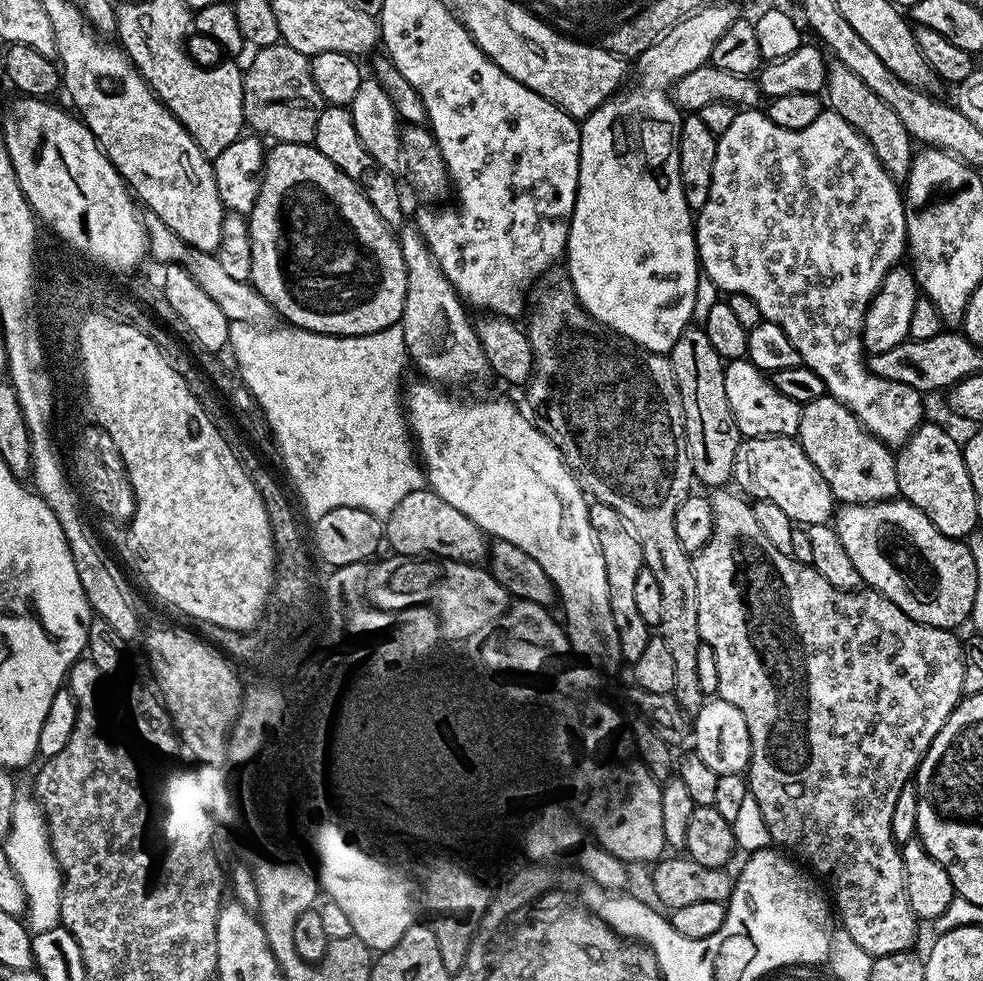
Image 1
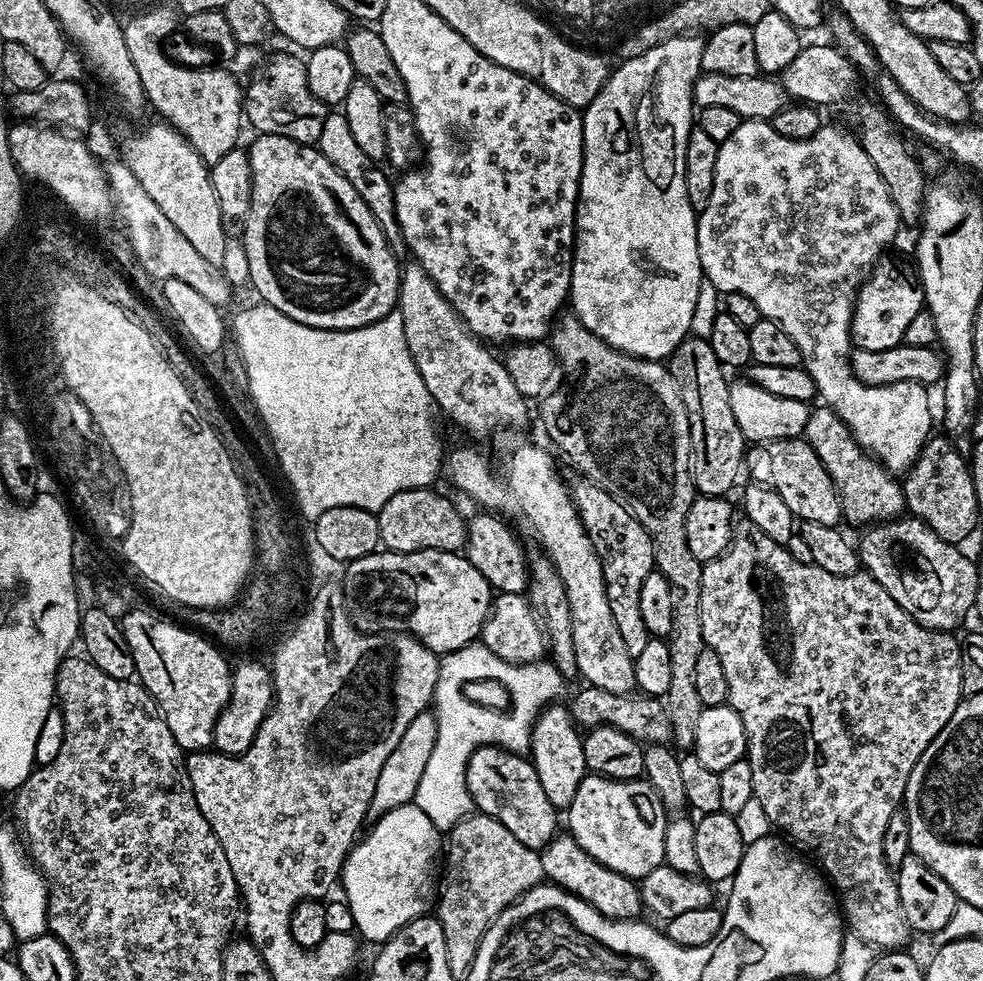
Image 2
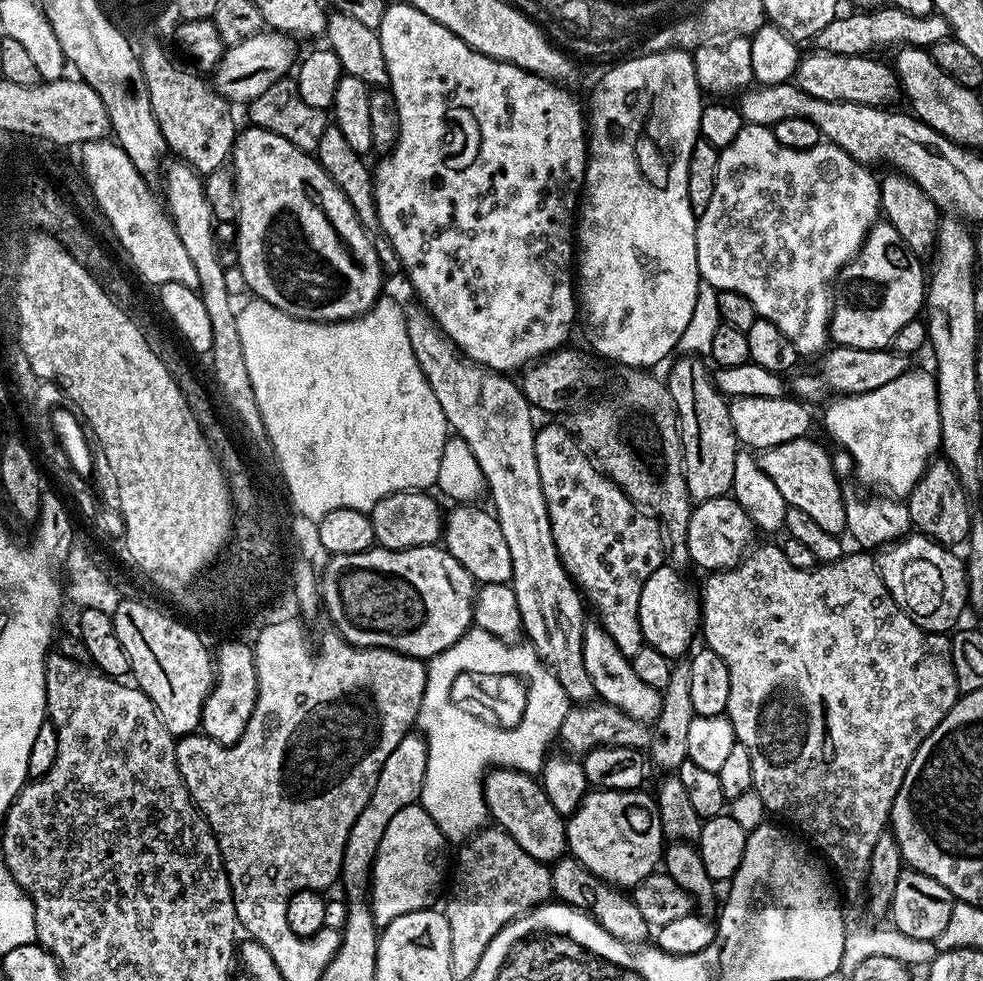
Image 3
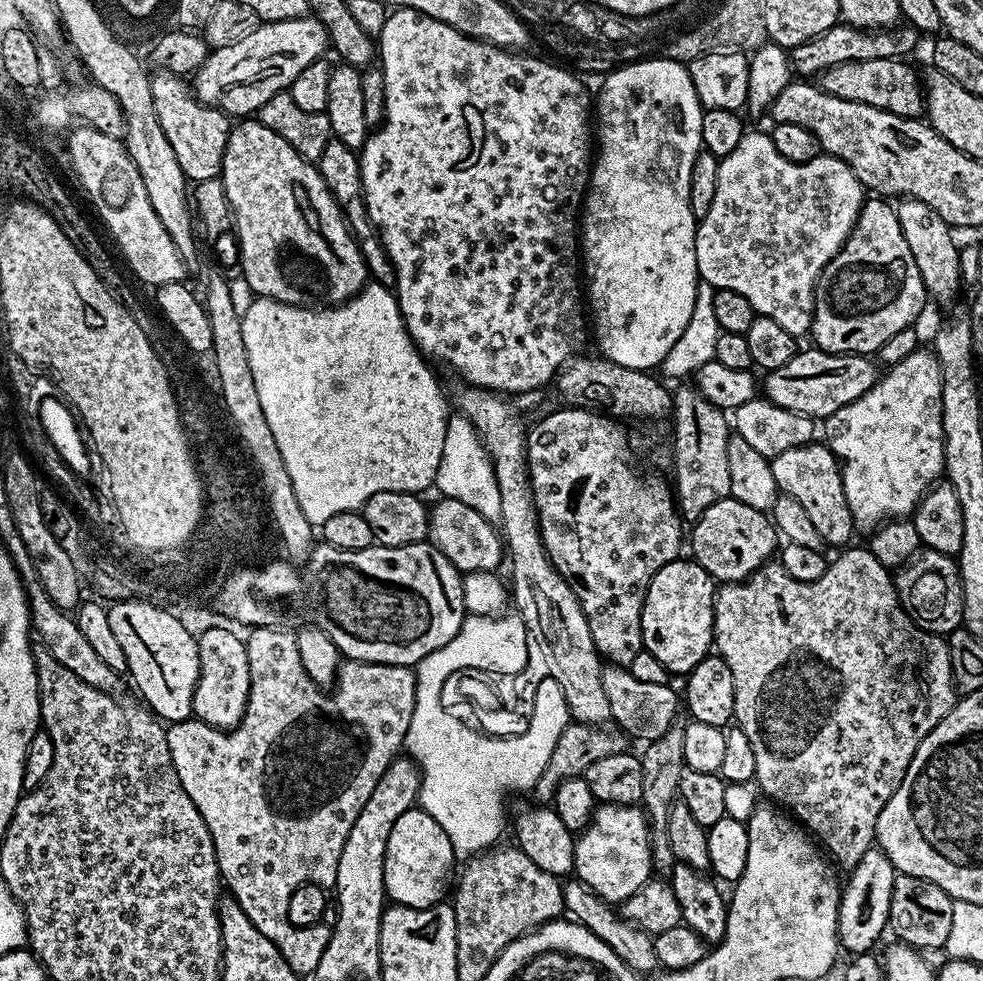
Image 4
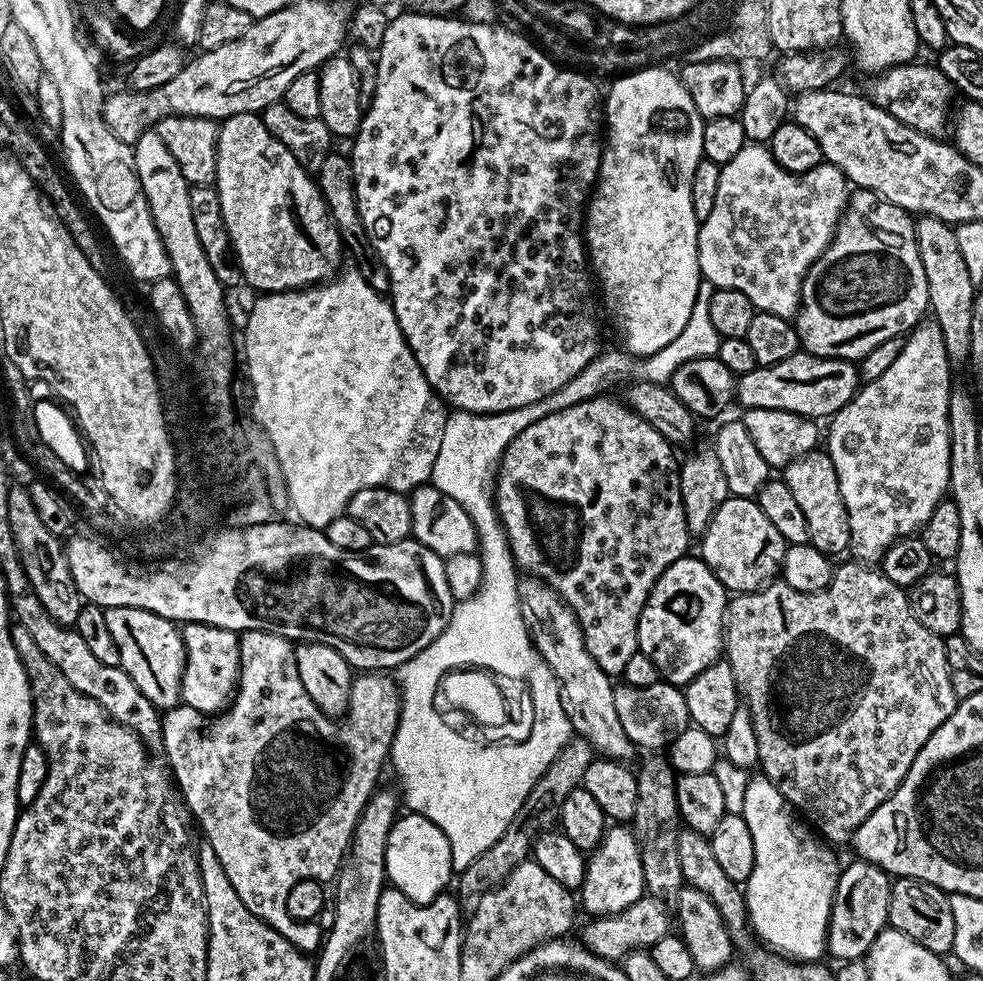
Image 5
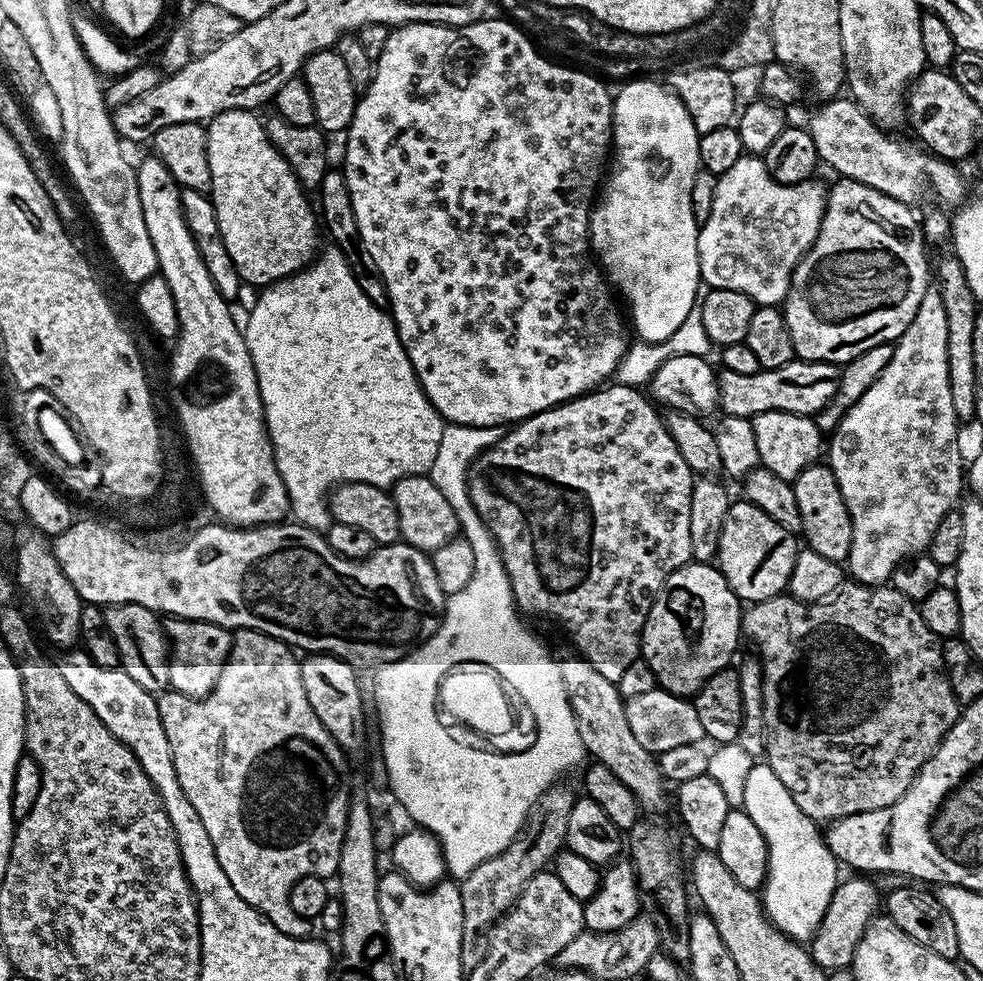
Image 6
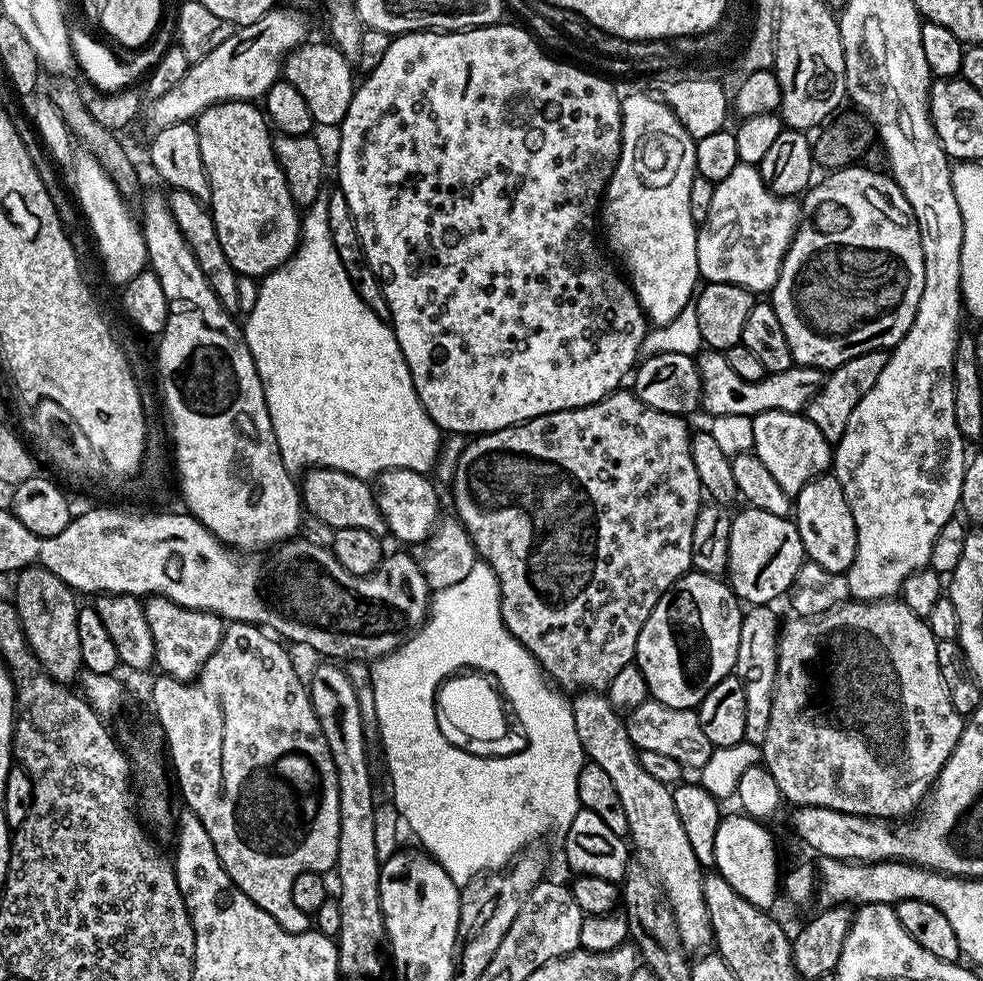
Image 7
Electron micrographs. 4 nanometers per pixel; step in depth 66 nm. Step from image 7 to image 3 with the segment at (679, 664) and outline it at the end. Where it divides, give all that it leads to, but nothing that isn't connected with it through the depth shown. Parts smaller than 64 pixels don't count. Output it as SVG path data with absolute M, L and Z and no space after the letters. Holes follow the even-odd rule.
M665 566L654 570L642 586L642 598L638 602L638 618L647 647L658 650L658 654L669 658L680 658L693 647L692 639L697 639L702 624L702 600L696 592L679 576L677 569Z

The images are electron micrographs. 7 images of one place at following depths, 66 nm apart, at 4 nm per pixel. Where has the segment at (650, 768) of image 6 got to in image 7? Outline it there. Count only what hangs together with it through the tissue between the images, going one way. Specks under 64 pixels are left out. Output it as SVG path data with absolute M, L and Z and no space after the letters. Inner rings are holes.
M584 690L571 701L571 706L578 742L582 742L585 757L591 763L602 766L602 770L606 770L606 775L613 780L614 790L618 790L618 798L622 801L622 810L626 810L631 843L635 851L637 848L642 855L648 856L644 857L646 863L652 875L660 881L660 889L674 910L674 918L678 918L678 934L684 947L689 953L699 953L704 950L699 948L713 943L710 914L702 894L705 873L698 858L694 858L694 850L686 839L686 830L682 830L682 822L678 819L678 810L674 810L672 788L646 772L640 761L640 752L630 742L625 717L610 706L607 695Z

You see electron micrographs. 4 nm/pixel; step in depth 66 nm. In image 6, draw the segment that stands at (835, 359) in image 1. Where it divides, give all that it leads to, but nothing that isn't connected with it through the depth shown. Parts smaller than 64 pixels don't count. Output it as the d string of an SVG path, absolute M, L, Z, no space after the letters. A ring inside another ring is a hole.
M745 154L719 176L714 190L714 206L710 206L710 218L699 225L698 258L700 279L708 288L729 288L742 290L760 306L783 305L790 290L790 278L801 256L818 236L828 201L828 188L820 185L816 178L809 178L797 184L783 184L770 174L763 159L756 154ZM929 286L924 295L924 301L918 306L918 314L914 314L914 322L906 326L906 330L895 341L892 357L886 365L886 370L882 370L880 377L854 402L854 406L849 410L836 431L831 433L832 445L826 448L826 463L831 468L834 478L838 478L838 486L842 490L842 498L848 507L848 513L852 519L852 541L850 542L850 554L846 561L846 572L857 584L870 584L873 586L884 586L891 581L896 565L914 556L923 553L928 544L932 541L934 530L938 530L938 522L948 512L957 507L961 499L960 488L966 484L966 468L960 464L960 436L956 433L958 421L954 414L954 402L950 402L950 378L948 377L948 363L946 362L946 306L942 306L942 294L939 287Z

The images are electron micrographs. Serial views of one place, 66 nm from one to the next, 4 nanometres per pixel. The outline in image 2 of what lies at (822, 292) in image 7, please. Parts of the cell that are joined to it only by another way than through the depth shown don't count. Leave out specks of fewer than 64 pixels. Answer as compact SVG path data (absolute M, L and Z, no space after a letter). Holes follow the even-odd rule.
M881 258L875 263L873 263L870 271L867 273L868 281L860 288L860 293L855 293L854 296L854 307L852 310L852 327L850 329L852 333L852 343L857 348L862 350L890 350L894 345L901 343L906 334L906 326L909 322L914 319L914 314L918 314L924 308L924 291L920 288L920 281L918 279L917 273L914 271L913 265L911 263L903 264L900 260L887 260L887 258Z

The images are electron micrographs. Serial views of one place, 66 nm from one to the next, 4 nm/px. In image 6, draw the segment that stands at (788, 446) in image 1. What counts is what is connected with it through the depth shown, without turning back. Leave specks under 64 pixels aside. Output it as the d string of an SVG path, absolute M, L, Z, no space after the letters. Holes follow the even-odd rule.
M824 462L814 463L802 470L802 474L798 474L795 480L791 481L791 485L794 498L798 498L798 514L802 514L800 532L803 543L818 550L822 558L847 561L852 541L852 519L842 498L838 478L834 478L831 468Z

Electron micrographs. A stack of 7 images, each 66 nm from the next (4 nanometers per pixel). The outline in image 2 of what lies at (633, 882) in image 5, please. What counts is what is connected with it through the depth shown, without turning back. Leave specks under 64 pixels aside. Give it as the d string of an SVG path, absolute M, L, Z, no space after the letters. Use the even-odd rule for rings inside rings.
M586 774L578 786L578 794L574 794L574 802L566 809L568 816L567 831L602 866L614 870L623 876L629 876L631 880L641 881L650 870L664 863L664 835L669 817L663 802L654 794L652 787L648 785L647 779L639 780L611 780L605 776L594 776Z

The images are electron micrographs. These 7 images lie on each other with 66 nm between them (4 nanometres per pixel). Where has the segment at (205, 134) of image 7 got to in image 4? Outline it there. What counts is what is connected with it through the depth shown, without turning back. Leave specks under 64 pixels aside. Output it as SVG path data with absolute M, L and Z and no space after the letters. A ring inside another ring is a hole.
M244 118L233 127L224 151L222 181L234 217L234 233L240 239L239 265L257 297L283 304L331 306L352 299L369 283L368 267L344 221L344 213L332 192L326 190L315 163L304 160L286 138L262 126L259 119Z

